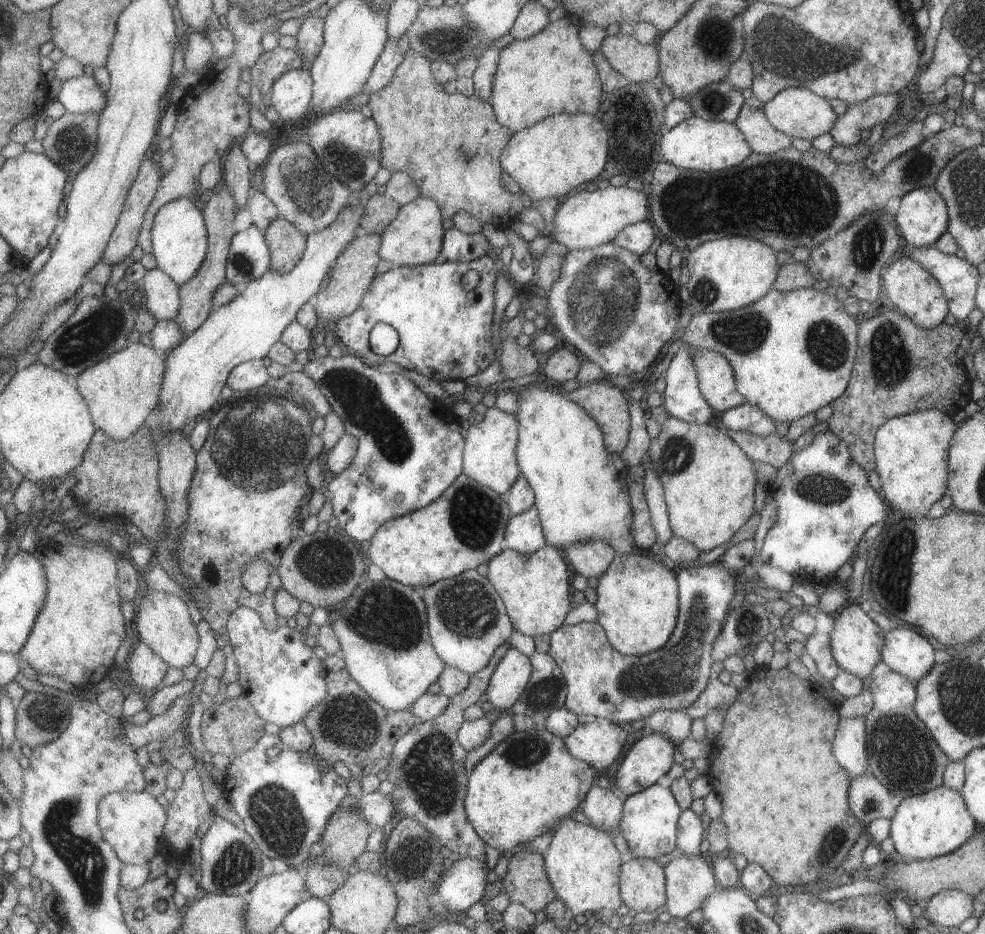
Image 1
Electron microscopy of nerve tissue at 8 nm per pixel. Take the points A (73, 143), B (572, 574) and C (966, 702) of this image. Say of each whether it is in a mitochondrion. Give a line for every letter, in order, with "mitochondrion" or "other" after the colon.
A: mitochondrion
B: other
C: mitochondrion

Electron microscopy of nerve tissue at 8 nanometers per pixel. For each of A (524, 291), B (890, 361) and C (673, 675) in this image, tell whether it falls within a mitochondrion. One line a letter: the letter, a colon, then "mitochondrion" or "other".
A: other
B: mitochondrion
C: mitochondrion

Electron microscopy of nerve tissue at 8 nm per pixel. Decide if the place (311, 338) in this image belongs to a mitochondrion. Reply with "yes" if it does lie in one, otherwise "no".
no

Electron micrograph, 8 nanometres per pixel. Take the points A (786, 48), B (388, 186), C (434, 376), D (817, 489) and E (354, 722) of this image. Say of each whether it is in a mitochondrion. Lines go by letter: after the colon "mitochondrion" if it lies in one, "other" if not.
A: mitochondrion
B: other
C: other
D: mitochondrion
E: mitochondrion

